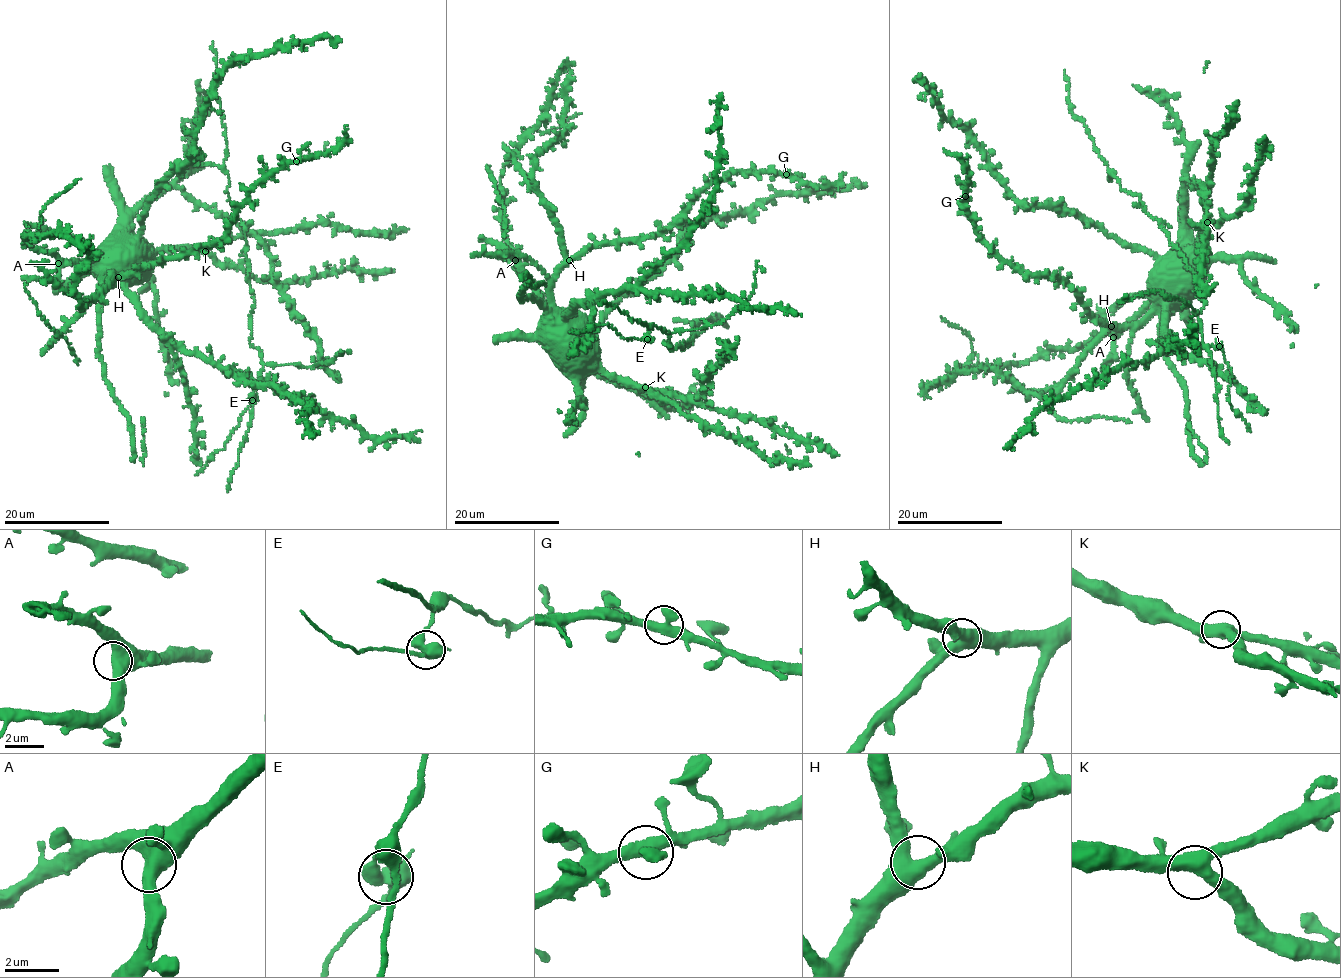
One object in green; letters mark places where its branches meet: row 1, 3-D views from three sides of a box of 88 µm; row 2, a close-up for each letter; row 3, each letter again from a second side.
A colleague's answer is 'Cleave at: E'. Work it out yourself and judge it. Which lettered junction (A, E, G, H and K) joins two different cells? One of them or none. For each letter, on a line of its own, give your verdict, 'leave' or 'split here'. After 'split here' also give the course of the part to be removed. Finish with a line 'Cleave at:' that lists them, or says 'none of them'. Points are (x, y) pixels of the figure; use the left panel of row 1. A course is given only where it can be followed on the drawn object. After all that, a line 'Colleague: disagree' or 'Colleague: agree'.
A: leave
E: split here; foreign part runs (251, 400), (223, 449), (213, 453), (196, 475)
G: leave
H: leave
K: leave
Cleave at: E
Colleague: agree

